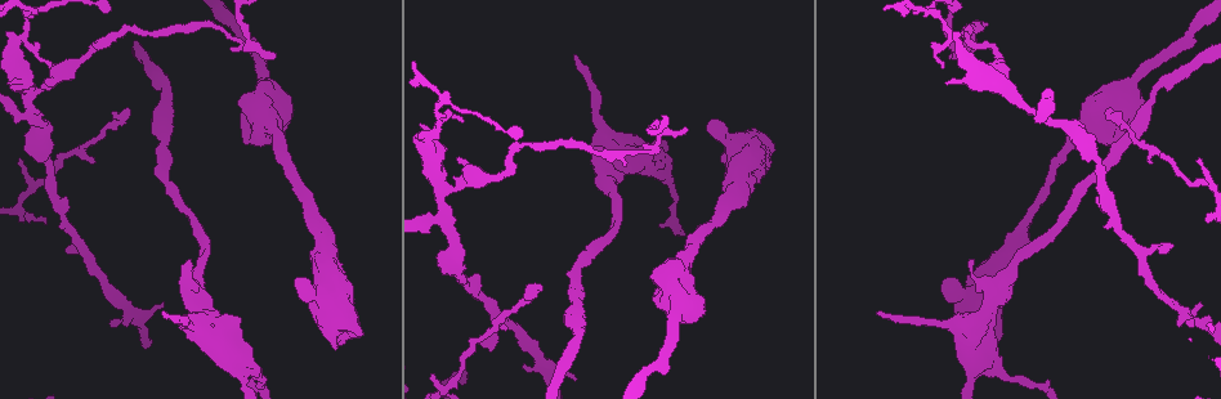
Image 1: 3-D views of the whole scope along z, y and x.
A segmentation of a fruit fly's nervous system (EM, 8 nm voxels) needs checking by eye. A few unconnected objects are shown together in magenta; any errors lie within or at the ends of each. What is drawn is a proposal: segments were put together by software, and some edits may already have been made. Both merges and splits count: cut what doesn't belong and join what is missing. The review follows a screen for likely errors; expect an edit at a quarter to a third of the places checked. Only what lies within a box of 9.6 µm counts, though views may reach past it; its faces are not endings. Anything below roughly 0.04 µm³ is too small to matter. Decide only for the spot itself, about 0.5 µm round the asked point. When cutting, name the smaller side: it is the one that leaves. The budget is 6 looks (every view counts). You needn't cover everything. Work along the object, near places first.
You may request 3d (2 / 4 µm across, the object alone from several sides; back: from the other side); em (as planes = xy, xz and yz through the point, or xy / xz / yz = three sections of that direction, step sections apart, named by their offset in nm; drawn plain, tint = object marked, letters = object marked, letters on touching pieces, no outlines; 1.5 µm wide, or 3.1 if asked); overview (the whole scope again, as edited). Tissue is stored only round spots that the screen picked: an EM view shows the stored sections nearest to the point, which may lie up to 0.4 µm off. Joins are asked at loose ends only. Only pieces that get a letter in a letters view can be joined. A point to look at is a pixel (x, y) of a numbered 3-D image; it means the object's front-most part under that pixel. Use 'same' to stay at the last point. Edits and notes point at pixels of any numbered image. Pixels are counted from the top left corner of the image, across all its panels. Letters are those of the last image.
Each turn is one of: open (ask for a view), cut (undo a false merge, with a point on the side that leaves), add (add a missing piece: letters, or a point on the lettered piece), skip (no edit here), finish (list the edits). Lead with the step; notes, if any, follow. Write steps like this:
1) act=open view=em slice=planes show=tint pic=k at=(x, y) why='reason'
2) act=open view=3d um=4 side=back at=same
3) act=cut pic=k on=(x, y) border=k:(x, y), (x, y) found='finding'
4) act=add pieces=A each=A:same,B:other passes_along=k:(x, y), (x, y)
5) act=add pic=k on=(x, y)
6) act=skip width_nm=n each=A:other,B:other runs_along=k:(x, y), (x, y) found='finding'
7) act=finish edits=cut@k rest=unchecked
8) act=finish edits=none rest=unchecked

act=open view=em slice=planes show=letters pic=1 at=(442, 189) why='abrupt turn'

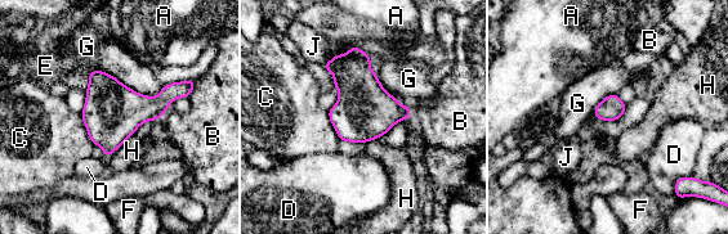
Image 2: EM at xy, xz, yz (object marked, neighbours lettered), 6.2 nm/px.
act=skip each=A:other,B:other,C:other,D:other,E:other,F:other,G:other,H:other,J:other border=2:(133, 134), (105, 158) found='continuous, no second neuron'

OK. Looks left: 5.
act=open view=em slice=planes show=letters pic=1 at=(573, 55) why='free end'

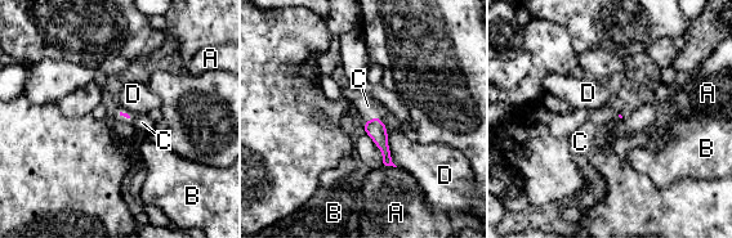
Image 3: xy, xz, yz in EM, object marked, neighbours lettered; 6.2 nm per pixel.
act=add pieces=C each=A:other,B:other,C:same,D:other passes_along=3:(375, 129), (376, 117), (367, 106) found='the neuron continues'

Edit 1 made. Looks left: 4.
act=open view=overview

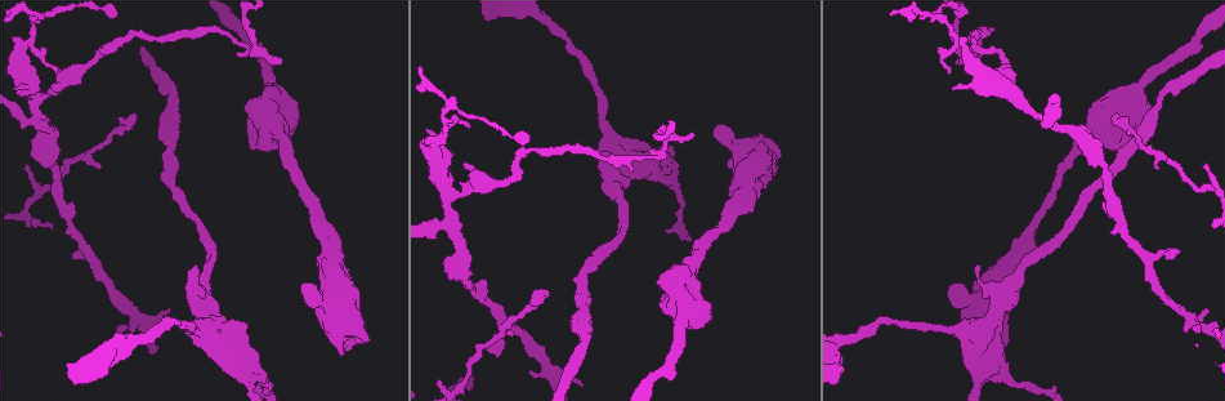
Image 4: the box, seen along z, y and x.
act=open view=em um=3.1 slice=planes show=letters pic=4 at=(341, 349) why='stops while still wide'

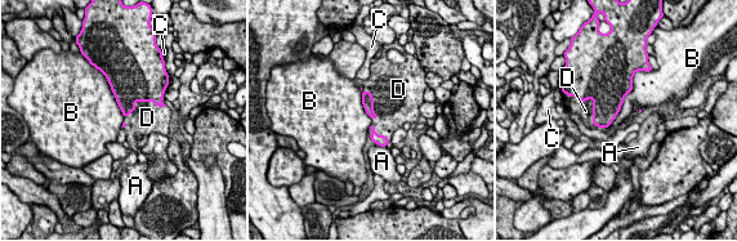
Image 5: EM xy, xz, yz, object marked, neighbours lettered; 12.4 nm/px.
act=add pieces=D each=A:other,B:other,C:other,D:same found='it goes on there'

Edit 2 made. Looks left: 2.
act=finish edits=add@3,add@5 rest=unchecked

